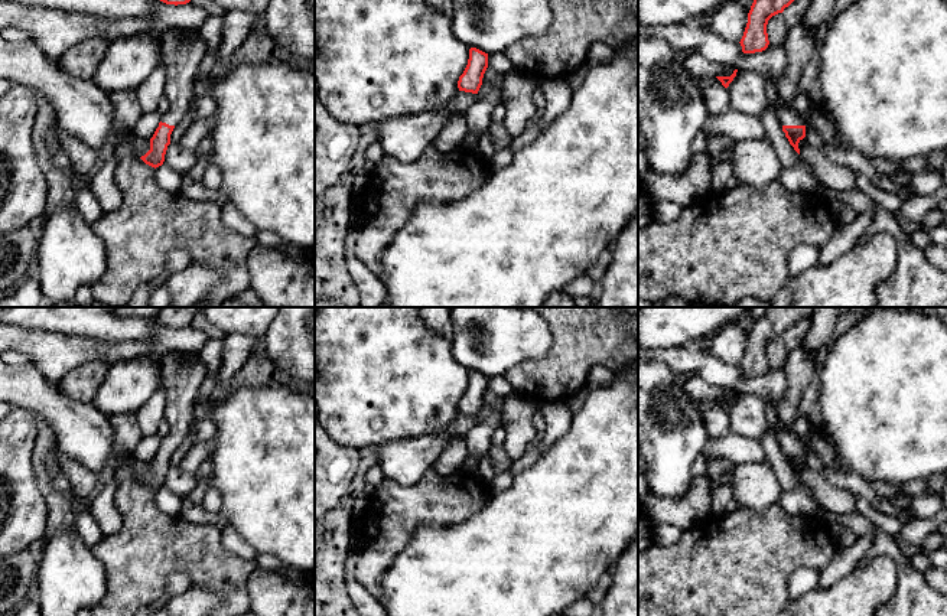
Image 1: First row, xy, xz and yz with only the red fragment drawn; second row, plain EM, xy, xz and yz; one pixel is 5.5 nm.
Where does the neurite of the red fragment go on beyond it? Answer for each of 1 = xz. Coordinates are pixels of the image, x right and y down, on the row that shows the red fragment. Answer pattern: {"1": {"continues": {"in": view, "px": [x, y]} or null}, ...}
{"1": {"continues": null}}

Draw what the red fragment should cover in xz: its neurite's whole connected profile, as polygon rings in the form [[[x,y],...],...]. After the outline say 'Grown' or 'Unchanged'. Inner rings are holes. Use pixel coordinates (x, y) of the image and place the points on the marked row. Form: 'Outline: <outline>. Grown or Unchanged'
Outline: [[[471,48],[468,65],[458,81],[459,91],[478,94],[486,68],[488,68],[488,53],[476,48]]]. Unchanged

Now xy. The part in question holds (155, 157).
Outline: [[[163,29],[160,40],[160,55],[167,69],[166,100],[169,101],[169,108],[162,115],[159,127],[150,138],[150,150],[140,157],[154,169],[163,164],[170,144],[170,134],[195,100],[195,79],[206,52],[205,40],[198,30]]]. Grown

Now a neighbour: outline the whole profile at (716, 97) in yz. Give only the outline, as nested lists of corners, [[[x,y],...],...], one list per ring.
[[[716,76],[696,78],[703,92],[709,115],[720,115],[730,107],[728,88]]]

